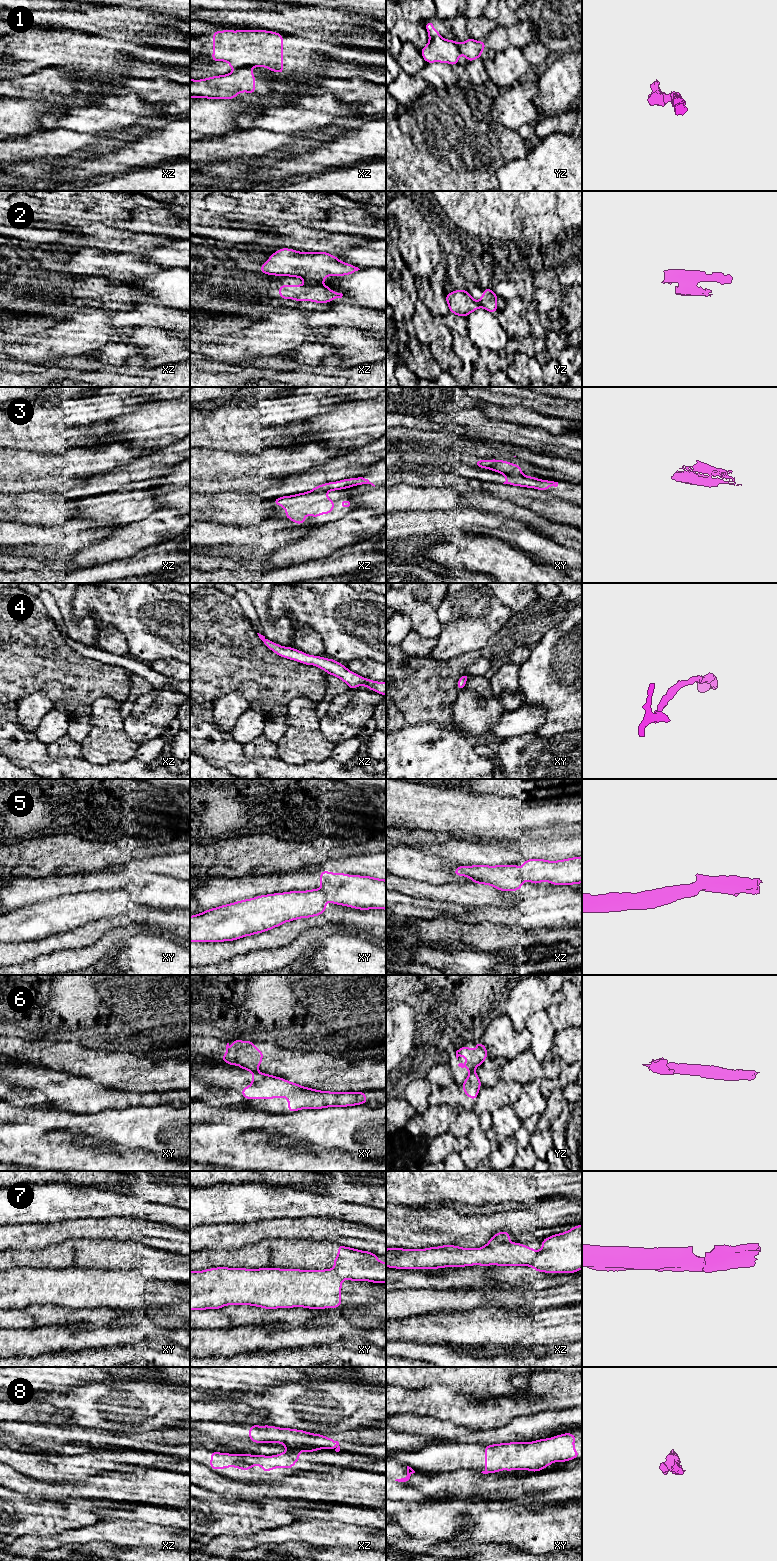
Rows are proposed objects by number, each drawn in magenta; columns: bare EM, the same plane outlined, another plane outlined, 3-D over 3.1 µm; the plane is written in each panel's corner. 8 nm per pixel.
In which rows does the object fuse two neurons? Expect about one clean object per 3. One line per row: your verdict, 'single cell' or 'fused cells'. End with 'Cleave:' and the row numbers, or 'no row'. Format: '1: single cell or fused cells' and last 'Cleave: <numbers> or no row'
1: fused cells
2: fused cells
3: fused cells
4: single cell
5: single cell
6: fused cells
7: single cell
8: fused cells
Cleave: 1, 2, 3, 6, 8

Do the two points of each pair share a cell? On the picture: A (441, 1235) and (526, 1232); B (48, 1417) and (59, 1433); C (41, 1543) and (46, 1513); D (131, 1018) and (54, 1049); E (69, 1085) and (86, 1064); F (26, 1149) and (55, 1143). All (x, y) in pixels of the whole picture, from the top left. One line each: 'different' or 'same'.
A: same
B: different
C: different
D: different
E: different
F: same

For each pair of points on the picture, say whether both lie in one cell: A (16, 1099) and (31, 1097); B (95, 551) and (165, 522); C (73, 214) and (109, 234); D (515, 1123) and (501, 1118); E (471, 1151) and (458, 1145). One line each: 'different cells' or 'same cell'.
A: same cell
B: same cell
C: different cells
D: same cell
E: different cells

